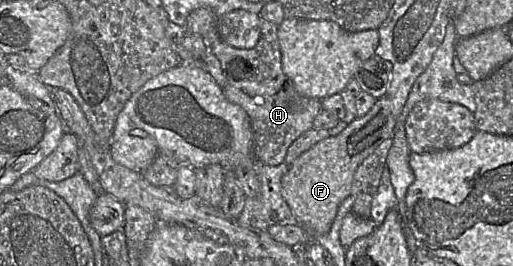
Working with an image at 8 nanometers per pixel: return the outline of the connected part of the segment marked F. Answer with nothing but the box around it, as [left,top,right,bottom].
[282,97,395,241]

